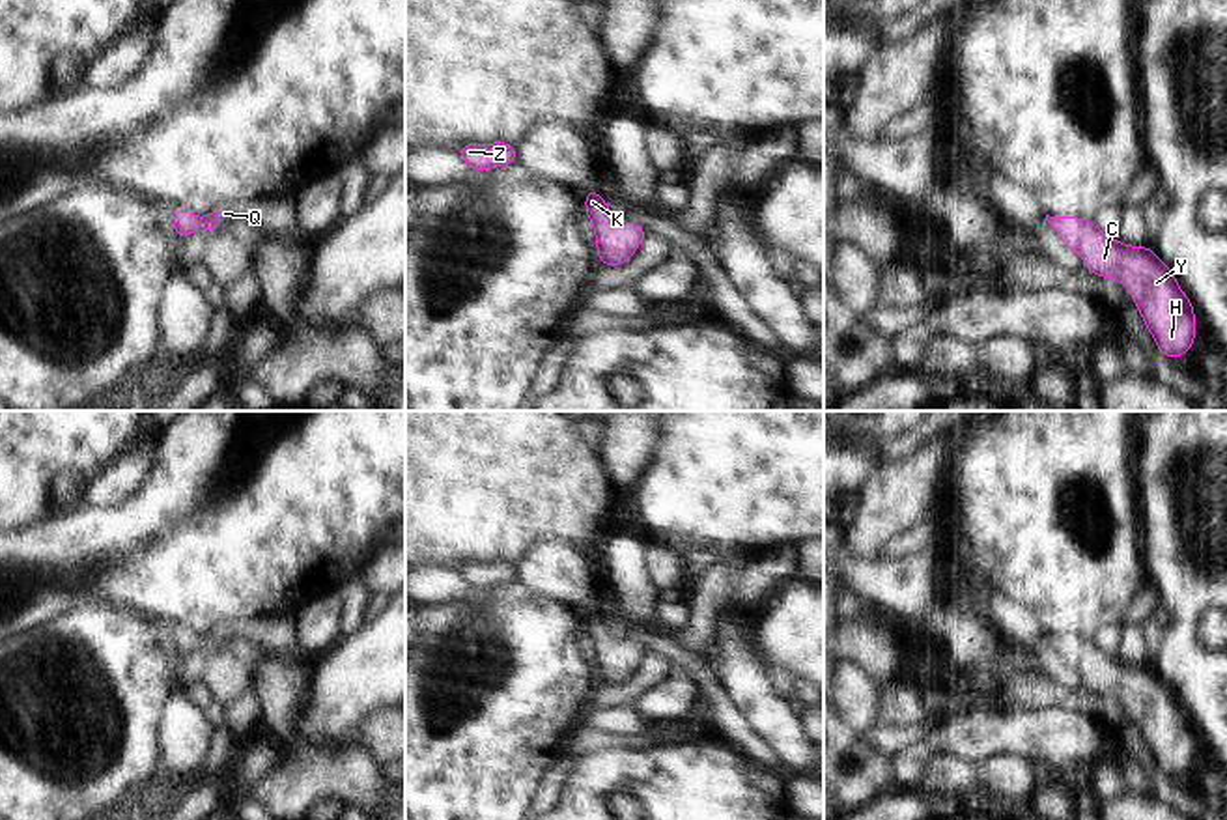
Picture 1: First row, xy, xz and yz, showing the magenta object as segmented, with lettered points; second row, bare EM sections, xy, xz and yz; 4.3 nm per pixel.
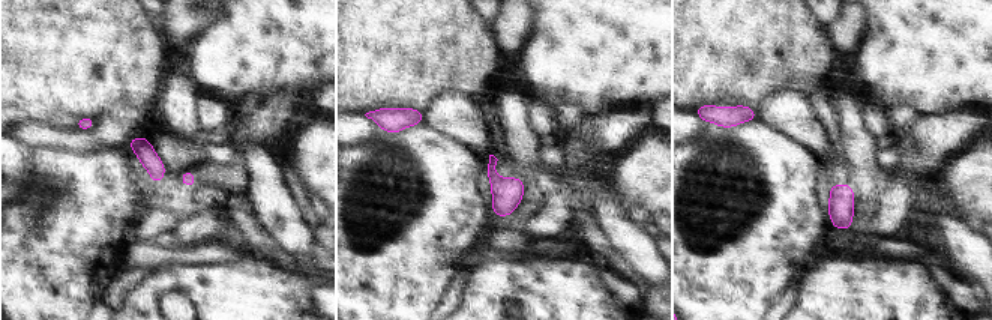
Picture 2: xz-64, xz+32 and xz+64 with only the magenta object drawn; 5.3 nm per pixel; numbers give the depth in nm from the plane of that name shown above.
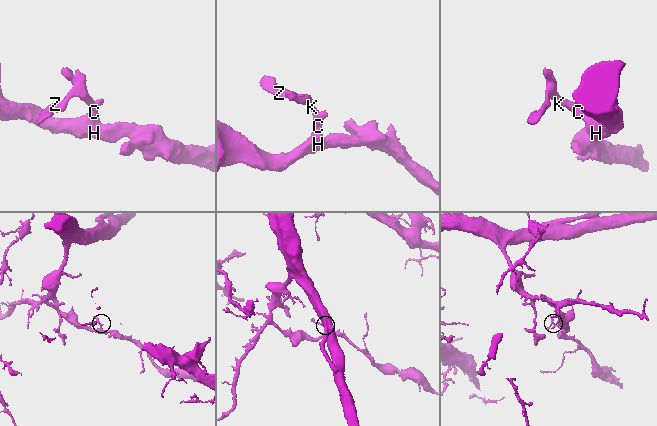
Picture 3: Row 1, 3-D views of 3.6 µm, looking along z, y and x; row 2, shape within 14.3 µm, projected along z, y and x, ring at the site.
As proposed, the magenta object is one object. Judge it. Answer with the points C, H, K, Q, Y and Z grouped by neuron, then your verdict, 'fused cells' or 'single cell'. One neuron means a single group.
groups C H K Q Y Z; single cell

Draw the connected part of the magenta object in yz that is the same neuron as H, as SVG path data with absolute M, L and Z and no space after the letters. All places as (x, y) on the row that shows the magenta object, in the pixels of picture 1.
M1079 217L1046 219L1061 241L1079 254L1087 271L1121 280L1130 291L1160 355L1184 357L1195 342L1195 312L1180 291L1175 273L1150 247L1126 247L1104 235L1093 220Z

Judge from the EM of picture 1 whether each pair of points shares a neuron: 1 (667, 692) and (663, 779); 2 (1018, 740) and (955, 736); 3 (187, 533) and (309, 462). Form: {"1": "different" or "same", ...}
{"1": "different", "2": "same", "3": "same"}

